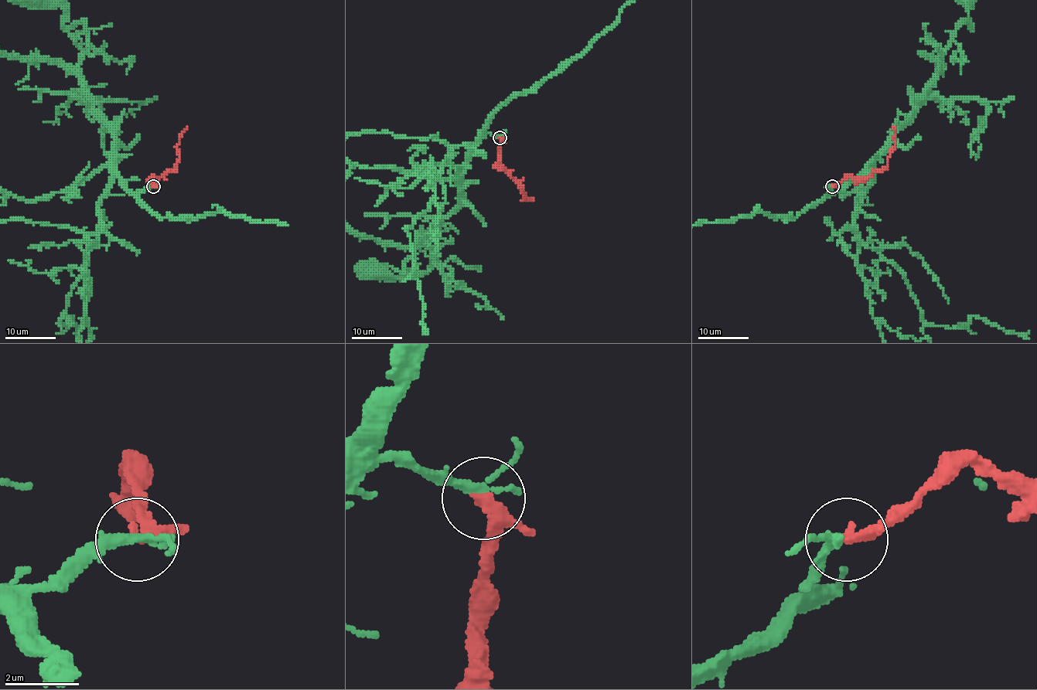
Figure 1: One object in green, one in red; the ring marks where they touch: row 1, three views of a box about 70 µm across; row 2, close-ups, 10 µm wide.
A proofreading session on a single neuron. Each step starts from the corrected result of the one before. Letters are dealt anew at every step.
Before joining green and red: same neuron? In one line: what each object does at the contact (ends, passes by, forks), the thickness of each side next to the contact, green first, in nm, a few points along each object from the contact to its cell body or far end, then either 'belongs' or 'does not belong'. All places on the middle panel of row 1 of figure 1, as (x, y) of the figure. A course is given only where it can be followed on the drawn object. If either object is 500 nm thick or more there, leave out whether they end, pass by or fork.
green passes by; red passes by; calibres 200 and 240 nm; course green (500, 137), (486, 133), (462, 168), (461, 201), (427, 236), (433, 264), (411, 277), (374, 274); course red (500, 138), (499, 163), (525, 193), (524, 200), (534, 198); belongs

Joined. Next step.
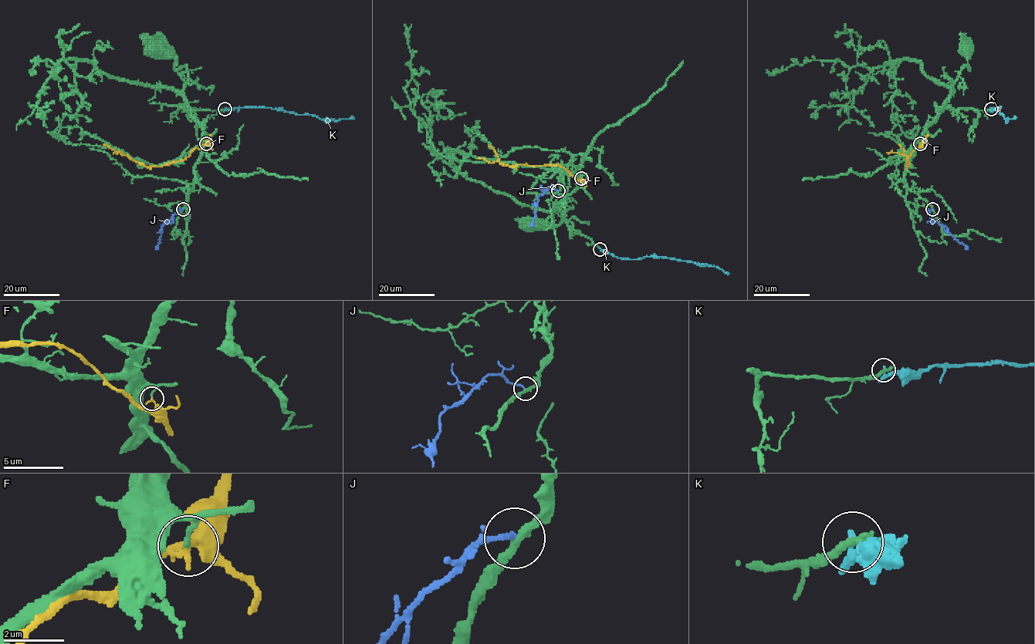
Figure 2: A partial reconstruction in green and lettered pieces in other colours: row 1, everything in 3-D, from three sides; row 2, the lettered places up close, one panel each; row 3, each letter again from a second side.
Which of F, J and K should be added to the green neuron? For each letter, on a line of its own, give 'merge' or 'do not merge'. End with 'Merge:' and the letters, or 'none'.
F: do not merge
J: do not merge
K: do not merge
Merge: none

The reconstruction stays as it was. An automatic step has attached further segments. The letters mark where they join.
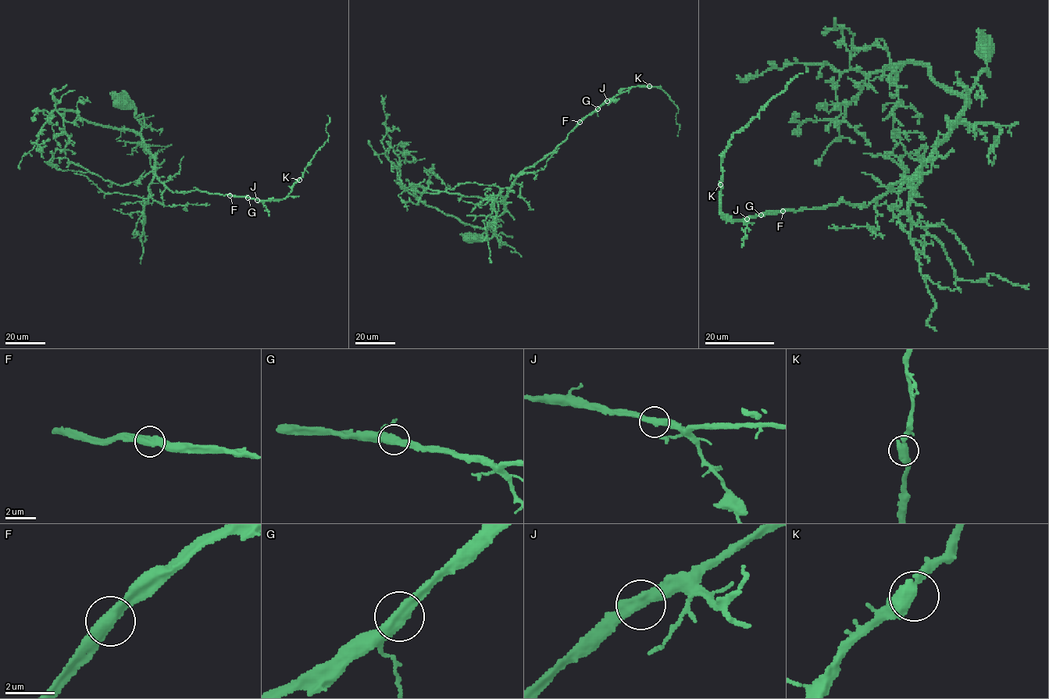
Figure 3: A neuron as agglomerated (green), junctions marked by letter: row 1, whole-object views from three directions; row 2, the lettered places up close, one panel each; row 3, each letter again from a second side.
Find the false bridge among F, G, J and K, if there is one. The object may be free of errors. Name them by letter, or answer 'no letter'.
no letter

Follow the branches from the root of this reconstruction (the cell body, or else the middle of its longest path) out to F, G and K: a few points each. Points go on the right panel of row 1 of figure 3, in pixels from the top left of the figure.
F: (987, 46), (989, 74), (982, 70), (952, 131), (897, 188), (868, 205), (838, 202), (783, 211)
G: (987, 46), (989, 74), (982, 70), (952, 131), (897, 188), (868, 205), (838, 202), (761, 215)
K: (987, 46), (989, 74), (979, 76), (952, 131), (913, 175), (868, 205), (838, 202), (726, 219), (720, 184)

